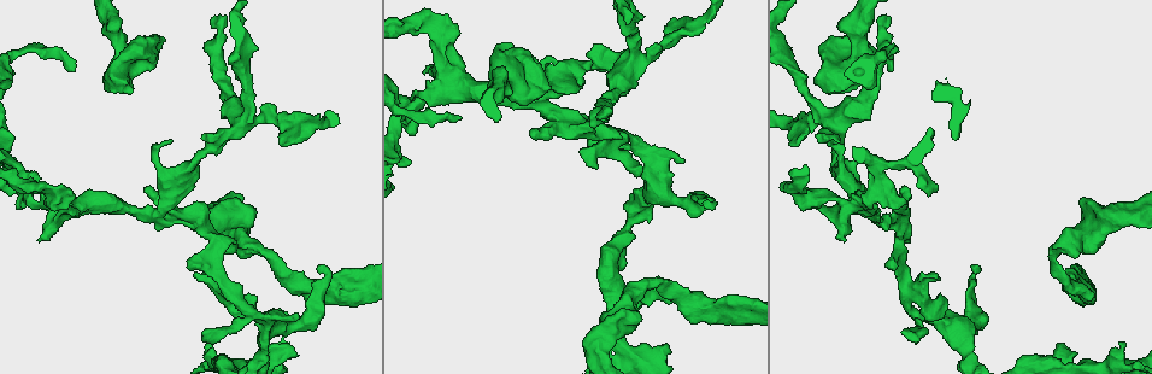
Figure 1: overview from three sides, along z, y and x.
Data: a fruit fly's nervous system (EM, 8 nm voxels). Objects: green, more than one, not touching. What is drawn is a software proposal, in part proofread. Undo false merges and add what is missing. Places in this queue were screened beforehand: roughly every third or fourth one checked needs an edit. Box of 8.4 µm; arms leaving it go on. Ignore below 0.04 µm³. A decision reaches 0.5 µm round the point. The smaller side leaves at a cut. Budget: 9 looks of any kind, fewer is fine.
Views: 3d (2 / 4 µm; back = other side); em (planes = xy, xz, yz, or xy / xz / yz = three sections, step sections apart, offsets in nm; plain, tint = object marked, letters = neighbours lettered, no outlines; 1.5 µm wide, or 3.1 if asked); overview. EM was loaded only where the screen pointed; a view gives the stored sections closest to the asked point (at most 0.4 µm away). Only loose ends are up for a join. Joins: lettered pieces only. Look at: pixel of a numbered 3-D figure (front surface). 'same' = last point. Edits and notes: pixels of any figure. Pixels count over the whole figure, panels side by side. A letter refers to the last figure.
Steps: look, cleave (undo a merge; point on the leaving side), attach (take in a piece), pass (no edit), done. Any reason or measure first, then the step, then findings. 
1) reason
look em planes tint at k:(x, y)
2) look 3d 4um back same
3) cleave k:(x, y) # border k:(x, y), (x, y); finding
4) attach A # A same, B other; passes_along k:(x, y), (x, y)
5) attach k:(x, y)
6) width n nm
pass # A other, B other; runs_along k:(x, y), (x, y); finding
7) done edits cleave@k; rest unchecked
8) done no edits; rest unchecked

an open end
look 3d 2um at 1:(40, 240)

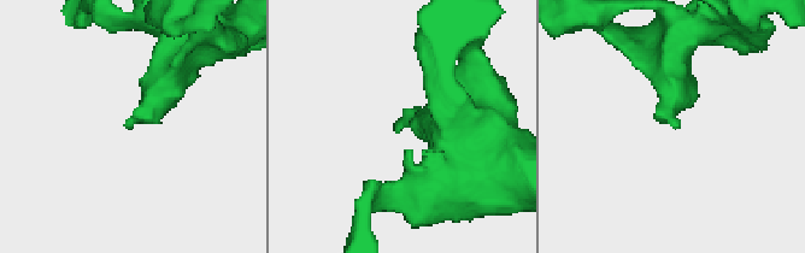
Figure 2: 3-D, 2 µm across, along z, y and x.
look em yz step 8 letters at 2:(128, 128)

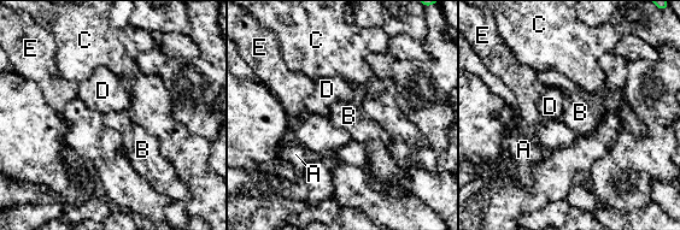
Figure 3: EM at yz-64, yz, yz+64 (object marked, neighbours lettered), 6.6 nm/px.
look em planes letters same

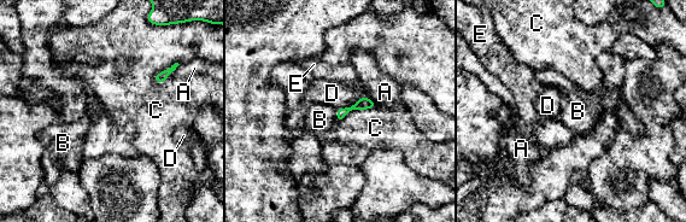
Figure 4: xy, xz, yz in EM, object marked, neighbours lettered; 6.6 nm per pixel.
pass # A other, B other, C other, D other, E other; border 4:(369, 98), (361, 97), (338, 109); none of them fits

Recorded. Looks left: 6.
thick turns thin
look 3d 2um at 1:(259, 248)

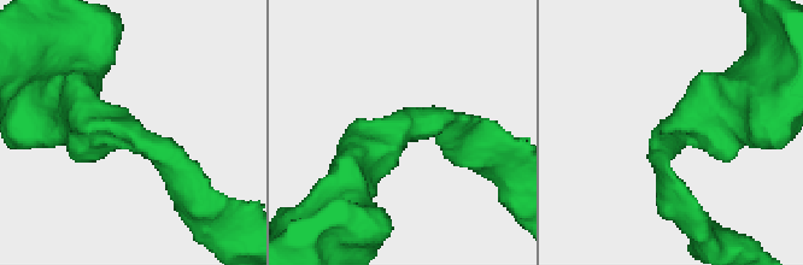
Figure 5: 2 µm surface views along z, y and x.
shape alone is not enough
look em planes letters at 5:(663, 137)

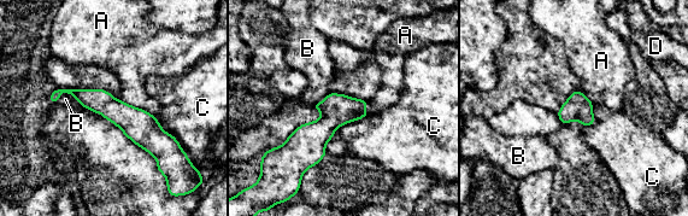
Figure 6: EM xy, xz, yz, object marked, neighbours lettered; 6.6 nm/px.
pass # A other, B other, C other, D other; border 6:(118, 98), (148, 111), (156, 117); all the same cell

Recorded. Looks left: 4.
free end
look 3d 4um at 1:(798, 143)

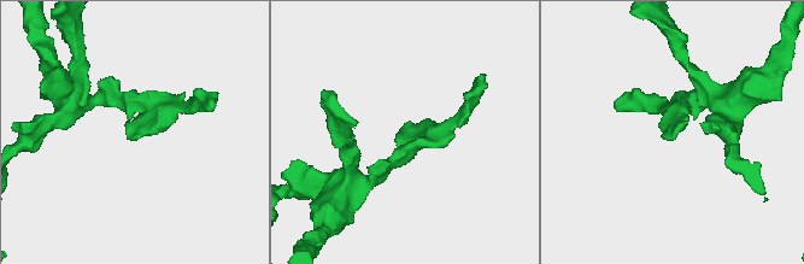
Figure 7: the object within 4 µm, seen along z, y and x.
look em xz step 8 tint at 7:(129, 139)

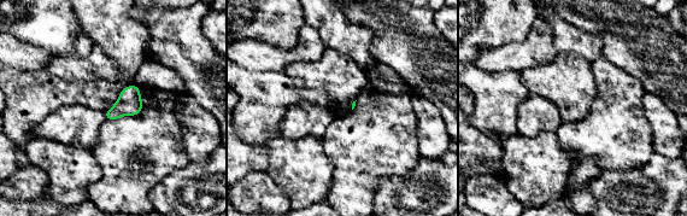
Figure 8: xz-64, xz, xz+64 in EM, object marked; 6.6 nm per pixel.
look em planes letters same

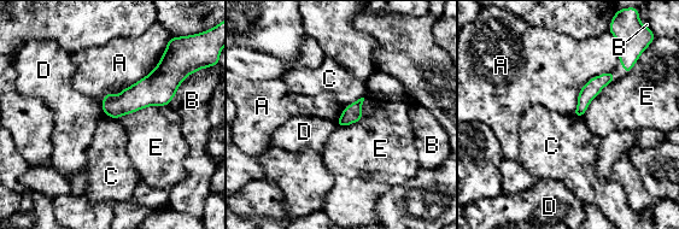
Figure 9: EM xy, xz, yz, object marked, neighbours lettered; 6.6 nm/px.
longest_contact A 550 nm
pass # A other, B other, C other, D other, E other; border 9:(363, 97), (344, 109); none of them fits

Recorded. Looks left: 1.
done no edits; rest unchecked

